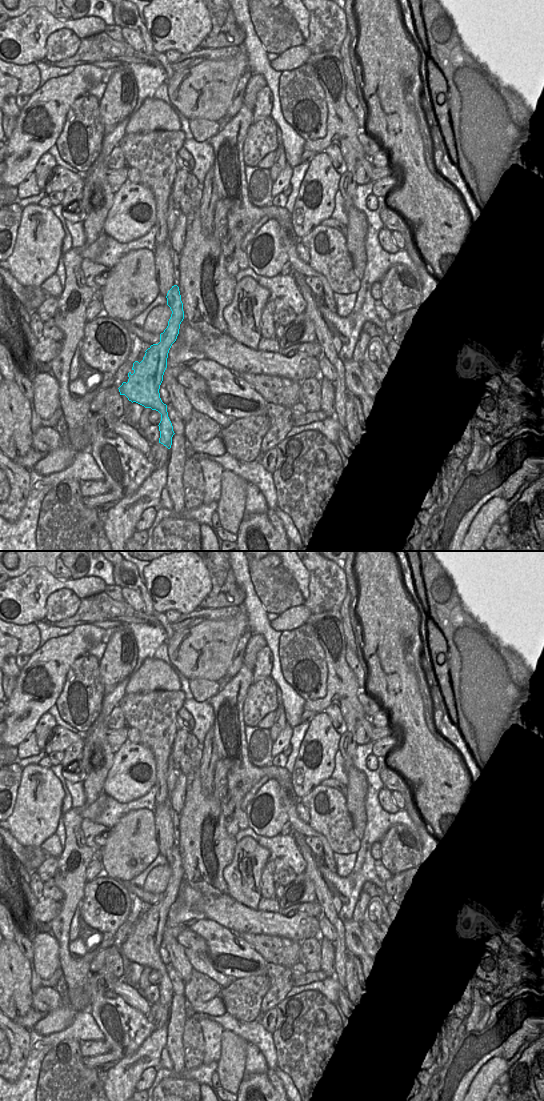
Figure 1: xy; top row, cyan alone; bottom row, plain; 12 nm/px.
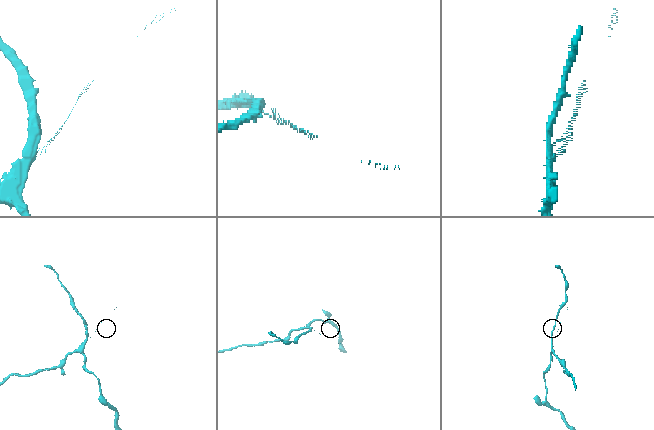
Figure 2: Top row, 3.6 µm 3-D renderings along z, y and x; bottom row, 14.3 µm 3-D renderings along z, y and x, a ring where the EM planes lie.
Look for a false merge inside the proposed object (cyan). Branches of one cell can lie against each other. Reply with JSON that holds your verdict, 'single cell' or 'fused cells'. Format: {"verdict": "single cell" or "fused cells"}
{"verdict": "fused cells"}

